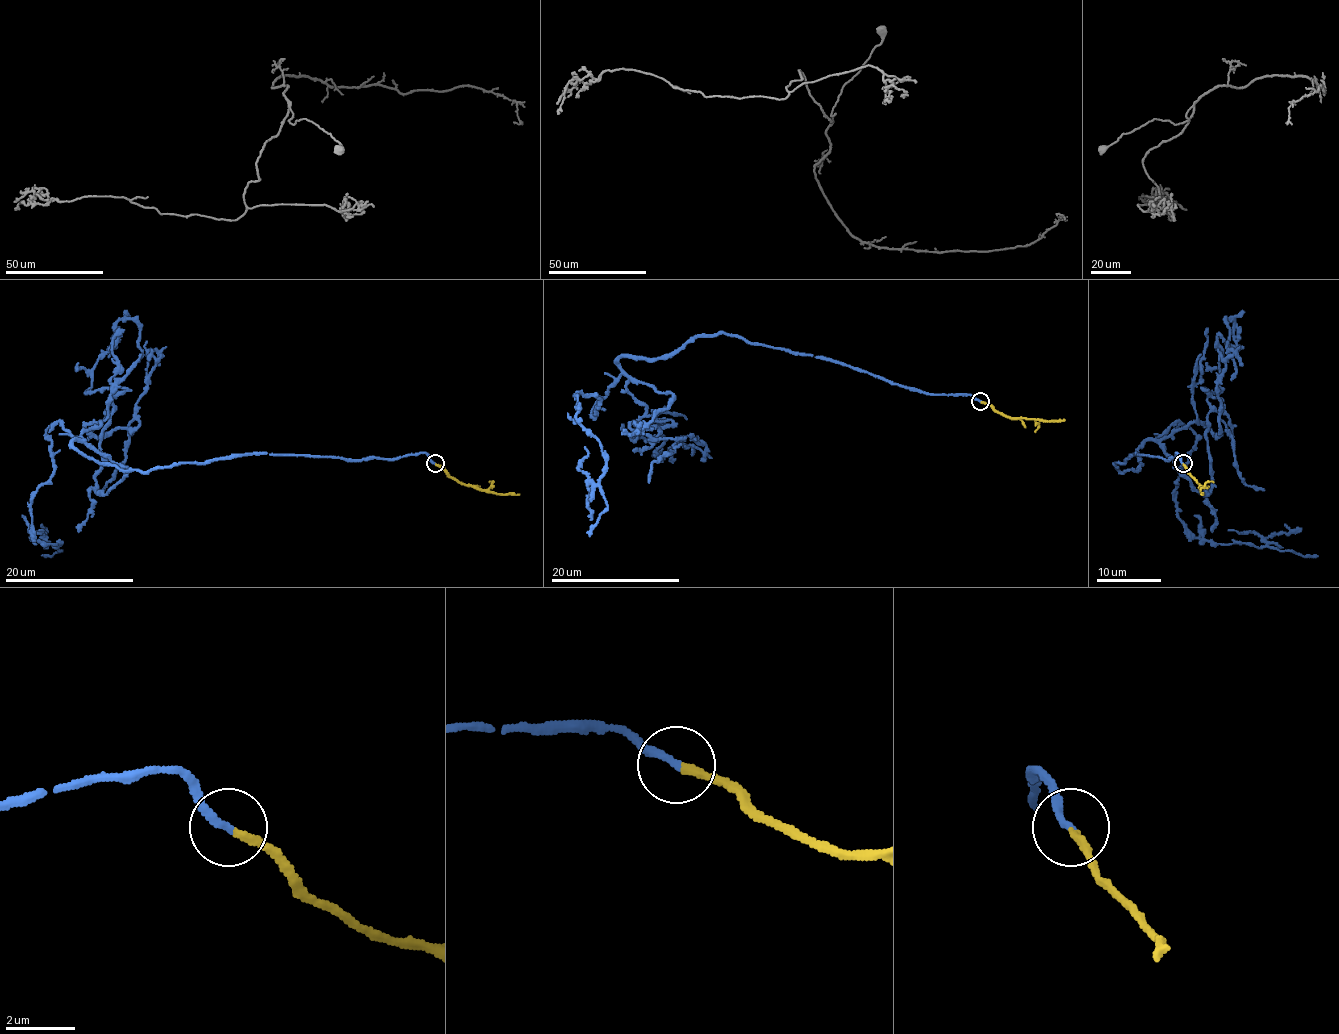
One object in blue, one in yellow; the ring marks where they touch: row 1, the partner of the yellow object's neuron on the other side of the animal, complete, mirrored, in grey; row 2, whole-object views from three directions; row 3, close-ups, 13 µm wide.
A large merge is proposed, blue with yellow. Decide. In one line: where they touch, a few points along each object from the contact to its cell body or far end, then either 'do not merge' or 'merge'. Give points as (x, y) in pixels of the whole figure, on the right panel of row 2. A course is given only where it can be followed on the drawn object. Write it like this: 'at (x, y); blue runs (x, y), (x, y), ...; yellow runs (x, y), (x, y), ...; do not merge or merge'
at (1183, 463); blue runs (1183, 464), (1136, 452), (1114, 465), (1135, 470), (1154, 440), (1204, 494), (1215, 341); yellow runs (1183, 464), (1199, 485), (1201, 494); merge

